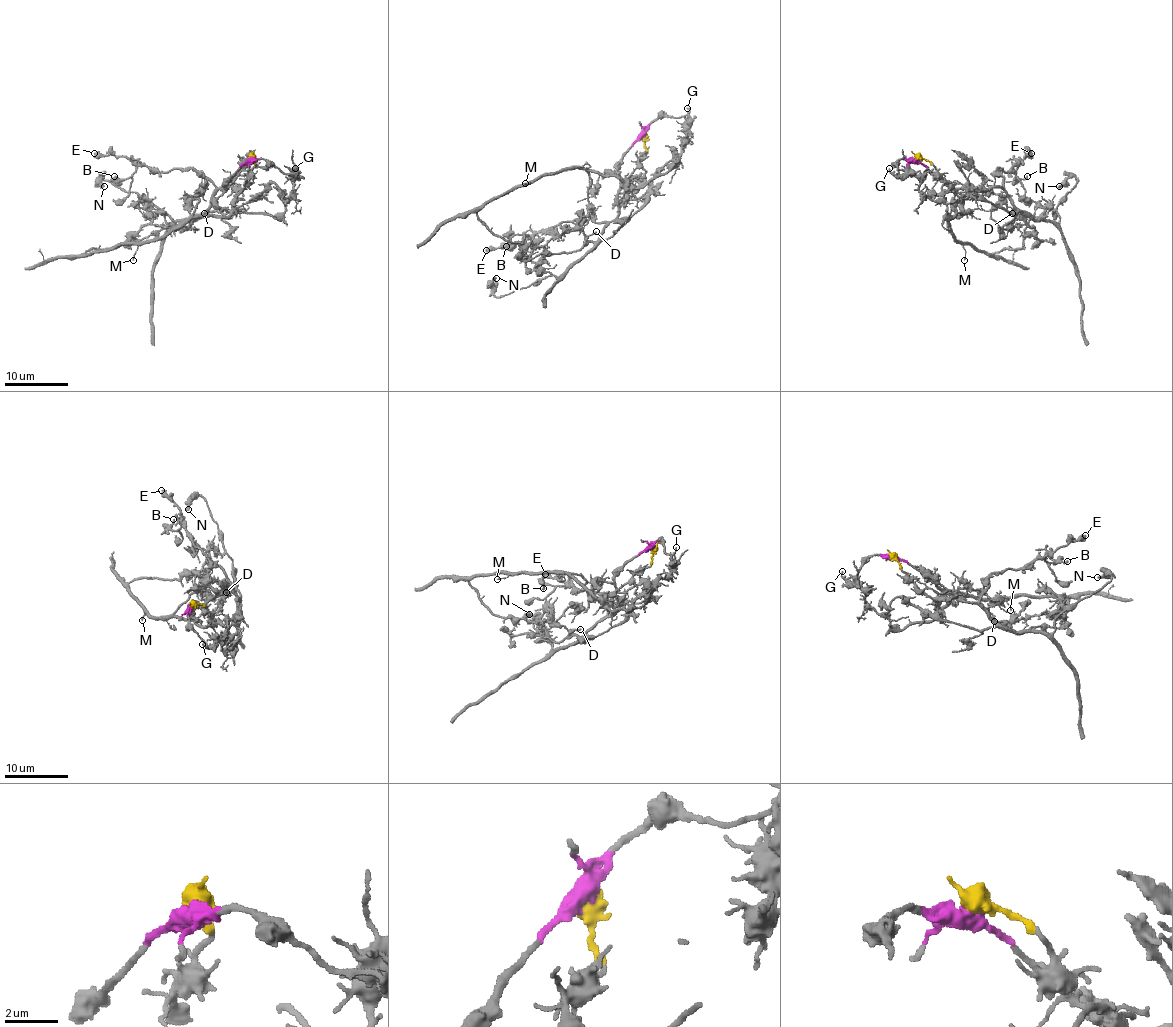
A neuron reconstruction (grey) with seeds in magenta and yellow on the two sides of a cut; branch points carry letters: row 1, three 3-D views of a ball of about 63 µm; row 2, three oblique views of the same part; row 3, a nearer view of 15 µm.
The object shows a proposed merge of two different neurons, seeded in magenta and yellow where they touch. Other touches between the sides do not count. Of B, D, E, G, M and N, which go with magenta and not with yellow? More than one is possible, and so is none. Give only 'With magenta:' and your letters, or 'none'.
With magenta: B, D, E, G, N

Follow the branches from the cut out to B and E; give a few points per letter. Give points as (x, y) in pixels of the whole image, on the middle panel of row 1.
B: (642, 137), (623, 155), (619, 171), (617, 215), (612, 220), (574, 218), (531, 234), (514, 234), (506, 245)
E: (642, 137), (623, 155), (617, 215), (612, 220), (593, 222), (587, 217), (549, 226), (520, 242), (485, 250)

